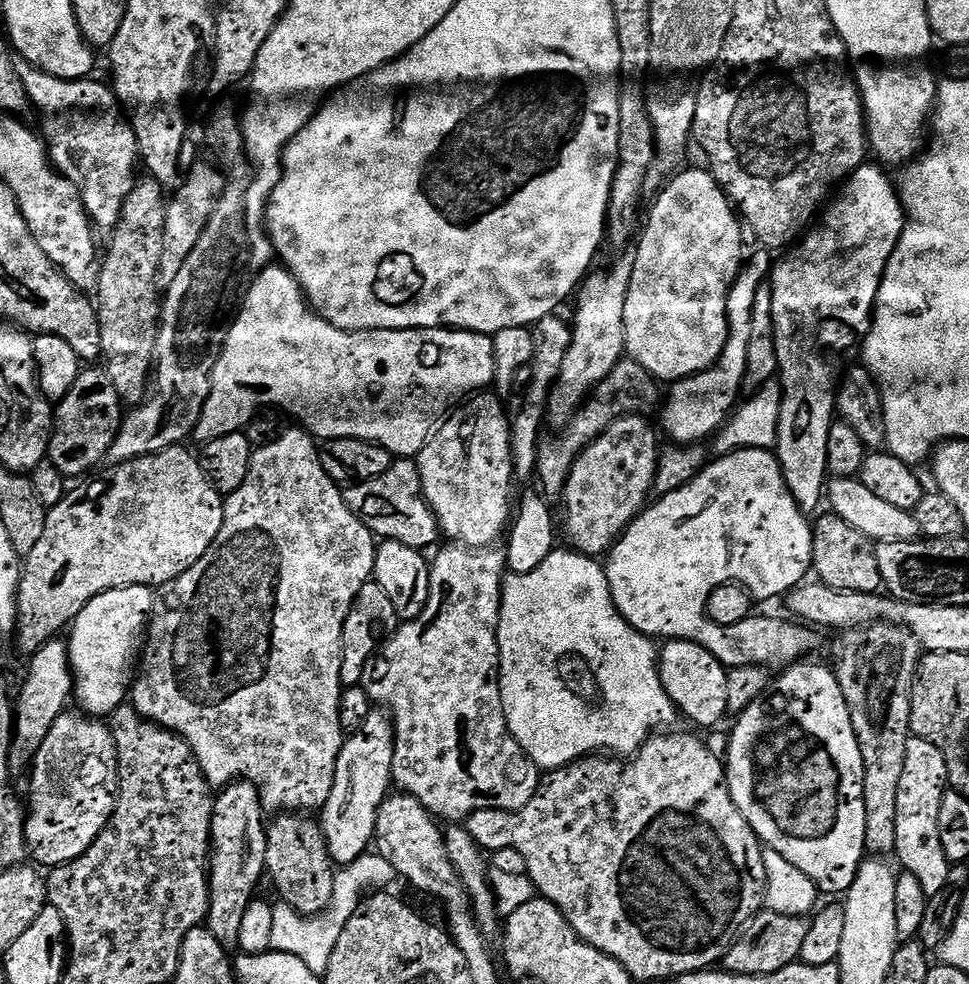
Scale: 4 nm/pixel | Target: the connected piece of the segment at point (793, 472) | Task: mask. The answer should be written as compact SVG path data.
M865 162L852 171L851 177L843 181L842 187L835 193L836 201L834 196L811 231L799 241L798 246L784 254L789 256L775 261L770 275L772 332L776 336L782 394L774 455L794 502L805 514L815 513L815 508L826 500L826 485L830 479L826 442L830 439L836 416L836 389L842 376L840 355L855 344L857 347L872 329L872 309L876 307L880 280L890 262L890 254L894 254L902 238L906 219L904 205L900 203L897 185L893 181L891 184L883 171L887 172L876 162Z

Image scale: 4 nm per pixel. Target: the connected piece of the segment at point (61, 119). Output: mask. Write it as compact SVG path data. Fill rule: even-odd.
M15 52L11 57L14 71L18 74L18 78L22 78L22 86L26 86L26 94L32 100L33 109L38 116L40 112L40 124L44 127L42 139L48 149L48 159L52 161L52 167L79 189L84 209L88 212L88 219L97 229L115 228L122 214L122 206L126 198L130 198L130 190L134 190L138 179L136 135L131 123L122 115L122 108L117 101L115 91L109 85L107 88L106 85L99 84L96 78L82 80L54 78L30 62L26 62Z

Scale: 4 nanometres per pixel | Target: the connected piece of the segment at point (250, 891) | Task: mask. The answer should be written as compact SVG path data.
M238 779L219 789L212 802L210 822L212 846L208 857L208 918L206 927L225 950L239 949L238 934L246 906L257 895L256 887L266 876L268 830L266 813L256 787L248 780Z

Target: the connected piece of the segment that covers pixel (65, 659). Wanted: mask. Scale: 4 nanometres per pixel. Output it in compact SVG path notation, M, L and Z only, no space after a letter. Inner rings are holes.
M67 639L47 640L37 652L31 653L29 660L32 661L20 688L20 697L17 695L14 700L14 735L12 751L8 753L8 766L16 774L31 765L36 751L42 742L46 742L46 734L50 734L50 726L54 726L56 719L69 707L74 692Z

